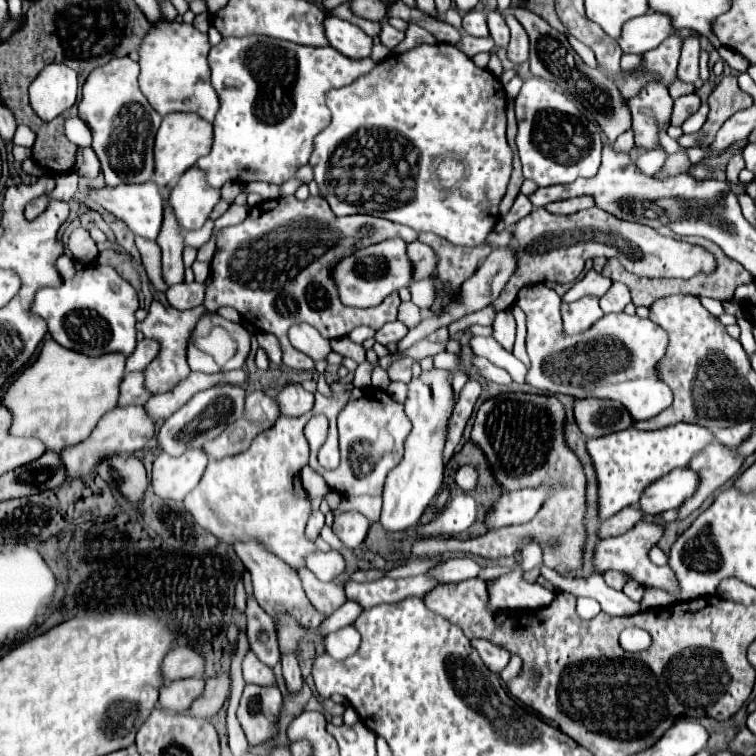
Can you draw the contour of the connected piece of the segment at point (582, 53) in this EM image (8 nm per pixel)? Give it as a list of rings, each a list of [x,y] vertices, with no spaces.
[[[569,35],[567,37],[569,39],[569,43],[571,43],[571,47],[579,53],[579,57],[589,65],[589,67],[597,67],[597,61],[595,61],[595,55],[593,55],[593,51],[587,47],[587,45],[583,45],[581,41],[577,41],[573,35]]]

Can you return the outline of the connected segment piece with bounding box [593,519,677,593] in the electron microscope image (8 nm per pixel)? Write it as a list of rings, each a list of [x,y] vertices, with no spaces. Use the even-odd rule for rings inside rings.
[[[643,519],[633,527],[629,529],[627,533],[619,535],[619,537],[609,537],[609,539],[601,539],[593,551],[593,567],[597,573],[605,573],[609,569],[615,569],[615,571],[623,571],[627,573],[629,577],[633,577],[635,581],[639,581],[641,585],[653,585],[653,587],[661,587],[661,589],[667,589],[671,593],[677,593],[677,581],[675,581],[675,575],[669,567],[657,567],[649,561],[647,553],[653,545],[657,545],[657,541],[663,537],[665,533],[665,527],[659,525],[659,523],[645,523]]]

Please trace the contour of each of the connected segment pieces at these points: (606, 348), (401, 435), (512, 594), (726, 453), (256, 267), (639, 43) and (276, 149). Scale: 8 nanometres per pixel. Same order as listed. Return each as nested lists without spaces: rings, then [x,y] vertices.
[[[543,283],[527,285],[517,295],[517,305],[527,317],[527,353],[531,369],[527,383],[549,393],[563,393],[575,399],[607,397],[625,405],[633,421],[645,421],[667,409],[673,401],[669,385],[657,379],[655,365],[665,355],[667,333],[651,319],[637,315],[609,313],[593,329],[579,335],[563,335],[559,295]]]
[[[355,387],[349,397],[349,405],[345,405],[345,409],[339,413],[337,425],[339,425],[341,465],[329,471],[318,463],[319,447],[325,443],[329,429],[325,415],[315,415],[305,425],[305,437],[310,447],[308,464],[325,477],[331,489],[343,491],[343,495],[367,495],[369,491],[371,495],[381,495],[385,477],[401,461],[403,441],[411,431],[411,421],[407,419],[403,405],[393,401],[385,391],[377,387],[363,387],[363,389]]]
[[[521,571],[499,577],[487,585],[489,609],[493,611],[513,611],[513,609],[541,609],[553,601],[553,591],[539,585],[527,583]]]
[[[709,443],[707,449],[701,449],[693,461],[689,461],[689,469],[697,471],[701,477],[697,485],[697,493],[685,501],[685,505],[679,507],[679,517],[677,521],[683,521],[687,515],[691,515],[695,509],[701,507],[701,503],[719,487],[723,487],[729,479],[733,479],[741,467],[743,459],[733,449],[723,447],[721,443]]]
[[[295,195],[263,201],[249,209],[249,215],[243,223],[223,227],[215,233],[211,283],[207,287],[207,299],[203,305],[209,311],[217,311],[223,305],[235,307],[255,329],[273,333],[279,339],[283,365],[291,369],[313,367],[313,361],[289,343],[287,331],[291,325],[309,323],[325,339],[341,339],[359,325],[367,325],[377,331],[385,323],[397,319],[397,293],[391,293],[381,305],[371,309],[345,307],[337,299],[337,291],[333,289],[335,285],[329,273],[331,267],[345,255],[393,237],[401,237],[403,241],[411,243],[419,235],[405,225],[373,215],[337,217],[321,195],[309,197],[307,201],[299,201]]]
[[[645,13],[623,25],[621,37],[617,39],[617,43],[623,53],[639,55],[649,49],[655,49],[671,33],[673,33],[673,27],[669,17],[663,17],[661,13]]]
[[[223,37],[209,53],[211,81],[219,97],[219,111],[215,115],[215,143],[209,155],[197,161],[197,167],[207,171],[211,187],[223,187],[227,181],[251,183],[285,183],[289,181],[299,167],[303,167],[313,153],[313,139],[323,131],[331,113],[325,105],[325,95],[335,87],[345,87],[357,77],[369,73],[377,63],[373,59],[349,59],[335,51],[333,47],[307,47],[275,37]]]

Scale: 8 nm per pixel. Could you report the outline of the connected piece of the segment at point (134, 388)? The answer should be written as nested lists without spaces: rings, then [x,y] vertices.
[[[125,373],[125,379],[121,379],[121,397],[119,407],[127,405],[145,405],[145,401],[151,397],[151,393],[143,387],[143,373]]]

